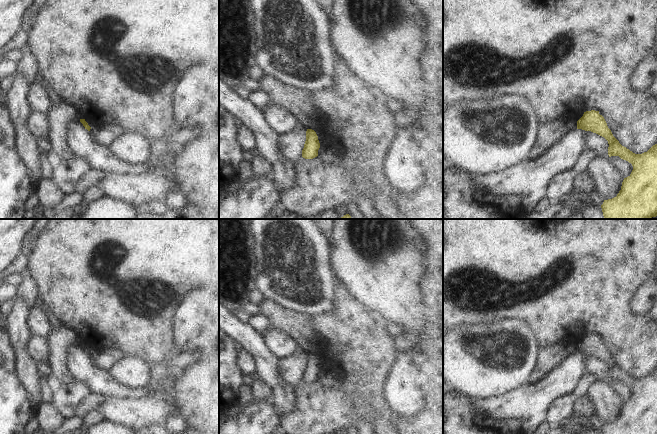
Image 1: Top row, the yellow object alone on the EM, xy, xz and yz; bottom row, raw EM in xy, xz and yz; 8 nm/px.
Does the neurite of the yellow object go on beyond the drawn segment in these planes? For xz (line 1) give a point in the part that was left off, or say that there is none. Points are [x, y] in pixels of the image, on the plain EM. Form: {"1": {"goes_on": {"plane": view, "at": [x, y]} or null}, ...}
{"1": {"goes_on": null}}

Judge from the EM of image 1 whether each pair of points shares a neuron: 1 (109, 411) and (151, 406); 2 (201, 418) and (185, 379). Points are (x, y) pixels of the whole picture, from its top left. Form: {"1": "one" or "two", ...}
{"1": "one", "2": "one"}

